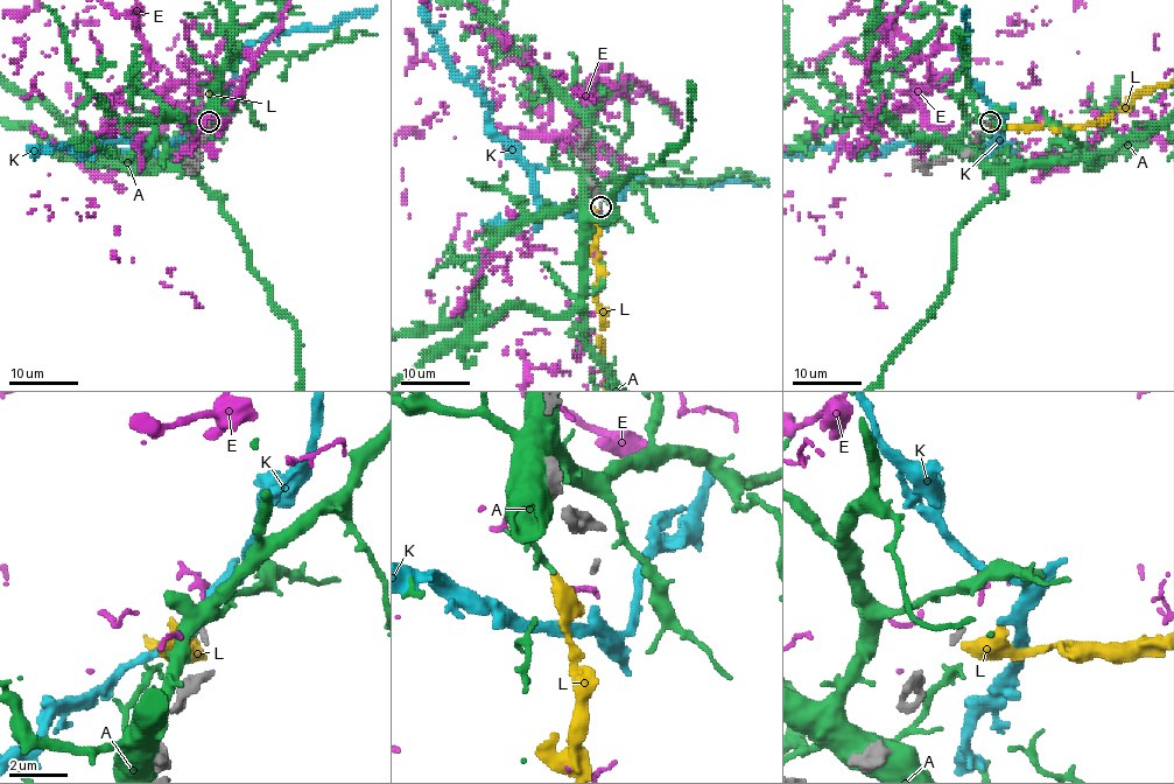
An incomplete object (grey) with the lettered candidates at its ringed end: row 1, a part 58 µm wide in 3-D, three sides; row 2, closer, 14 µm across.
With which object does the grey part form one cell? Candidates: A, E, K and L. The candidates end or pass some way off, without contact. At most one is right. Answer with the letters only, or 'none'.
K

